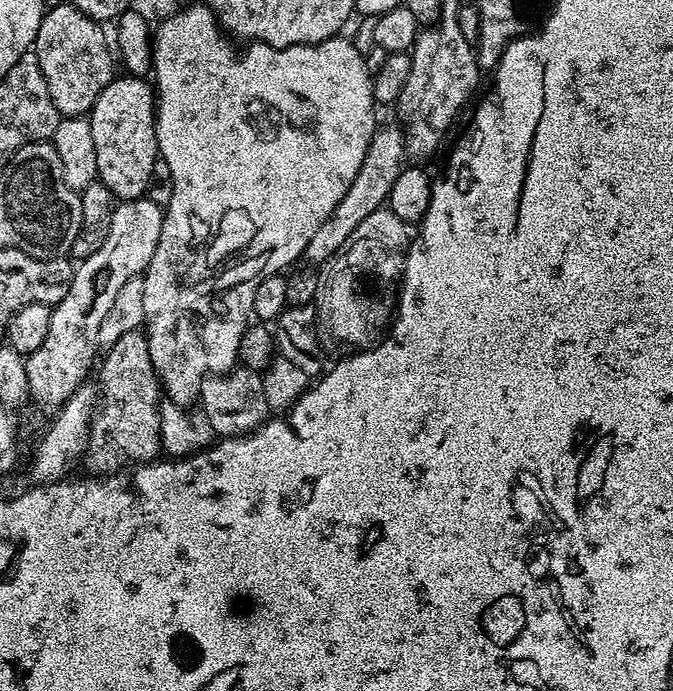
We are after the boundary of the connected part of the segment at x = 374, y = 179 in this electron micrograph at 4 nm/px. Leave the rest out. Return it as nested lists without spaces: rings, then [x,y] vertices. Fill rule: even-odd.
[[[377,127],[370,146],[366,150],[366,158],[358,170],[354,182],[350,182],[346,194],[342,194],[338,206],[334,206],[330,218],[326,222],[322,222],[322,226],[318,226],[314,238],[310,238],[303,259],[309,260],[313,266],[325,264],[327,260],[332,259],[336,255],[336,251],[342,246],[342,242],[346,242],[346,238],[350,238],[350,234],[354,234],[354,230],[363,219],[374,214],[374,210],[385,207],[390,190],[394,186],[405,160],[403,131],[399,127]]]

